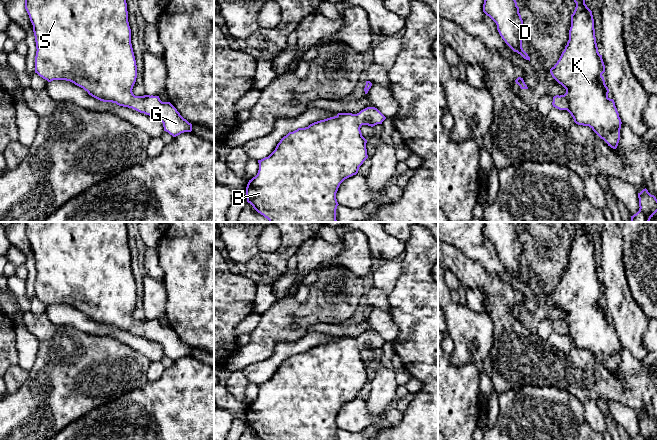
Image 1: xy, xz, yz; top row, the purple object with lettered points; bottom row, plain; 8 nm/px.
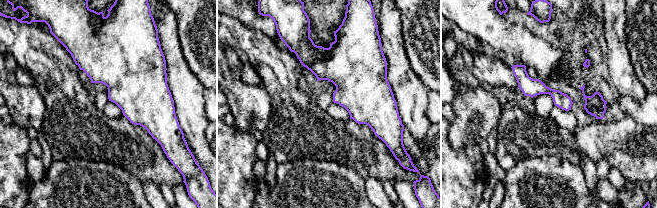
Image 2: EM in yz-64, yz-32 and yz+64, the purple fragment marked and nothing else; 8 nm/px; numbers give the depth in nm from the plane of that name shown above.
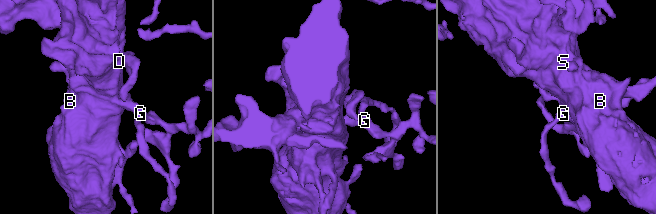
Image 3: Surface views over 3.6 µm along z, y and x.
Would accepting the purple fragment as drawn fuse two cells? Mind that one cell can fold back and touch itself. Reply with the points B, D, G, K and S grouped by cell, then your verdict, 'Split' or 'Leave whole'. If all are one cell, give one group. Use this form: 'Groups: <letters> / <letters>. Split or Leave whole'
Groups: B D G K S. Leave whole

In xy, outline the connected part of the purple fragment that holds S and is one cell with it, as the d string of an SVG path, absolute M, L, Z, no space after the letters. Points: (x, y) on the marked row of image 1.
M25 0L25 9L33 25L37 49L35 73L40 77L48 82L70 81L100 101L116 103L155 117L163 123L164 131L173 137L192 131L192 124L170 102L162 102L159 96L133 94L137 65L131 44L126 0Z

